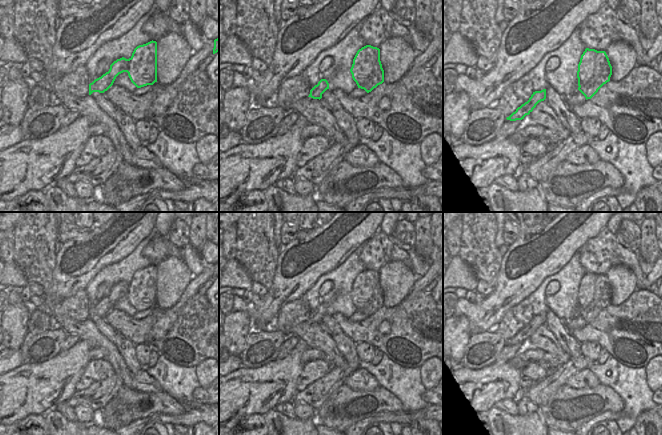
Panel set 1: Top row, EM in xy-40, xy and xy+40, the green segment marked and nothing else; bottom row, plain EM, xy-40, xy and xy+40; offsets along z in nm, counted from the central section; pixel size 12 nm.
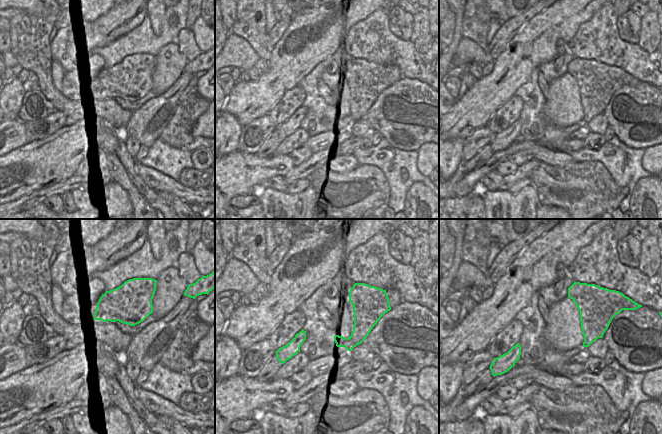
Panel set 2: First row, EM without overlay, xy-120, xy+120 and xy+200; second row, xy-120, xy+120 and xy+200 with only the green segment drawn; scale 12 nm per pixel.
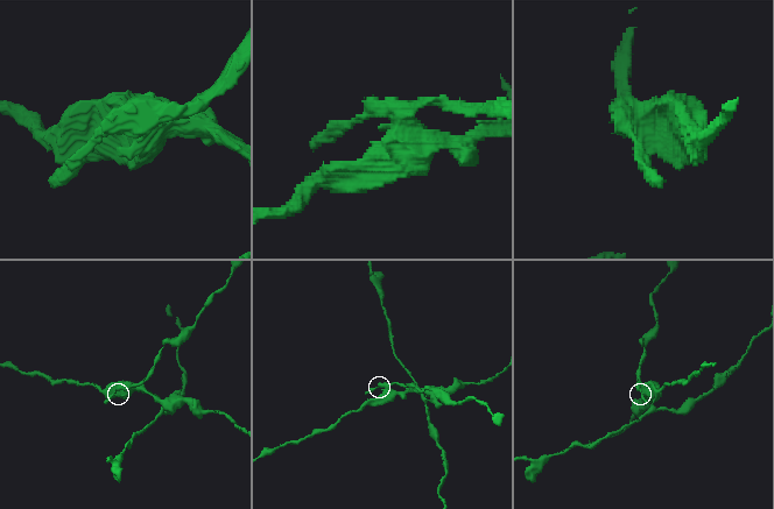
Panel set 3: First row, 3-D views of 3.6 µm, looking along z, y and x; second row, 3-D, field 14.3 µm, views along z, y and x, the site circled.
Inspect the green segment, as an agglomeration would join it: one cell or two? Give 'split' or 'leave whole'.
split

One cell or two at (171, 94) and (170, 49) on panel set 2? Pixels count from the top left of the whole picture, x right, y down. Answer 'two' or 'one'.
two

